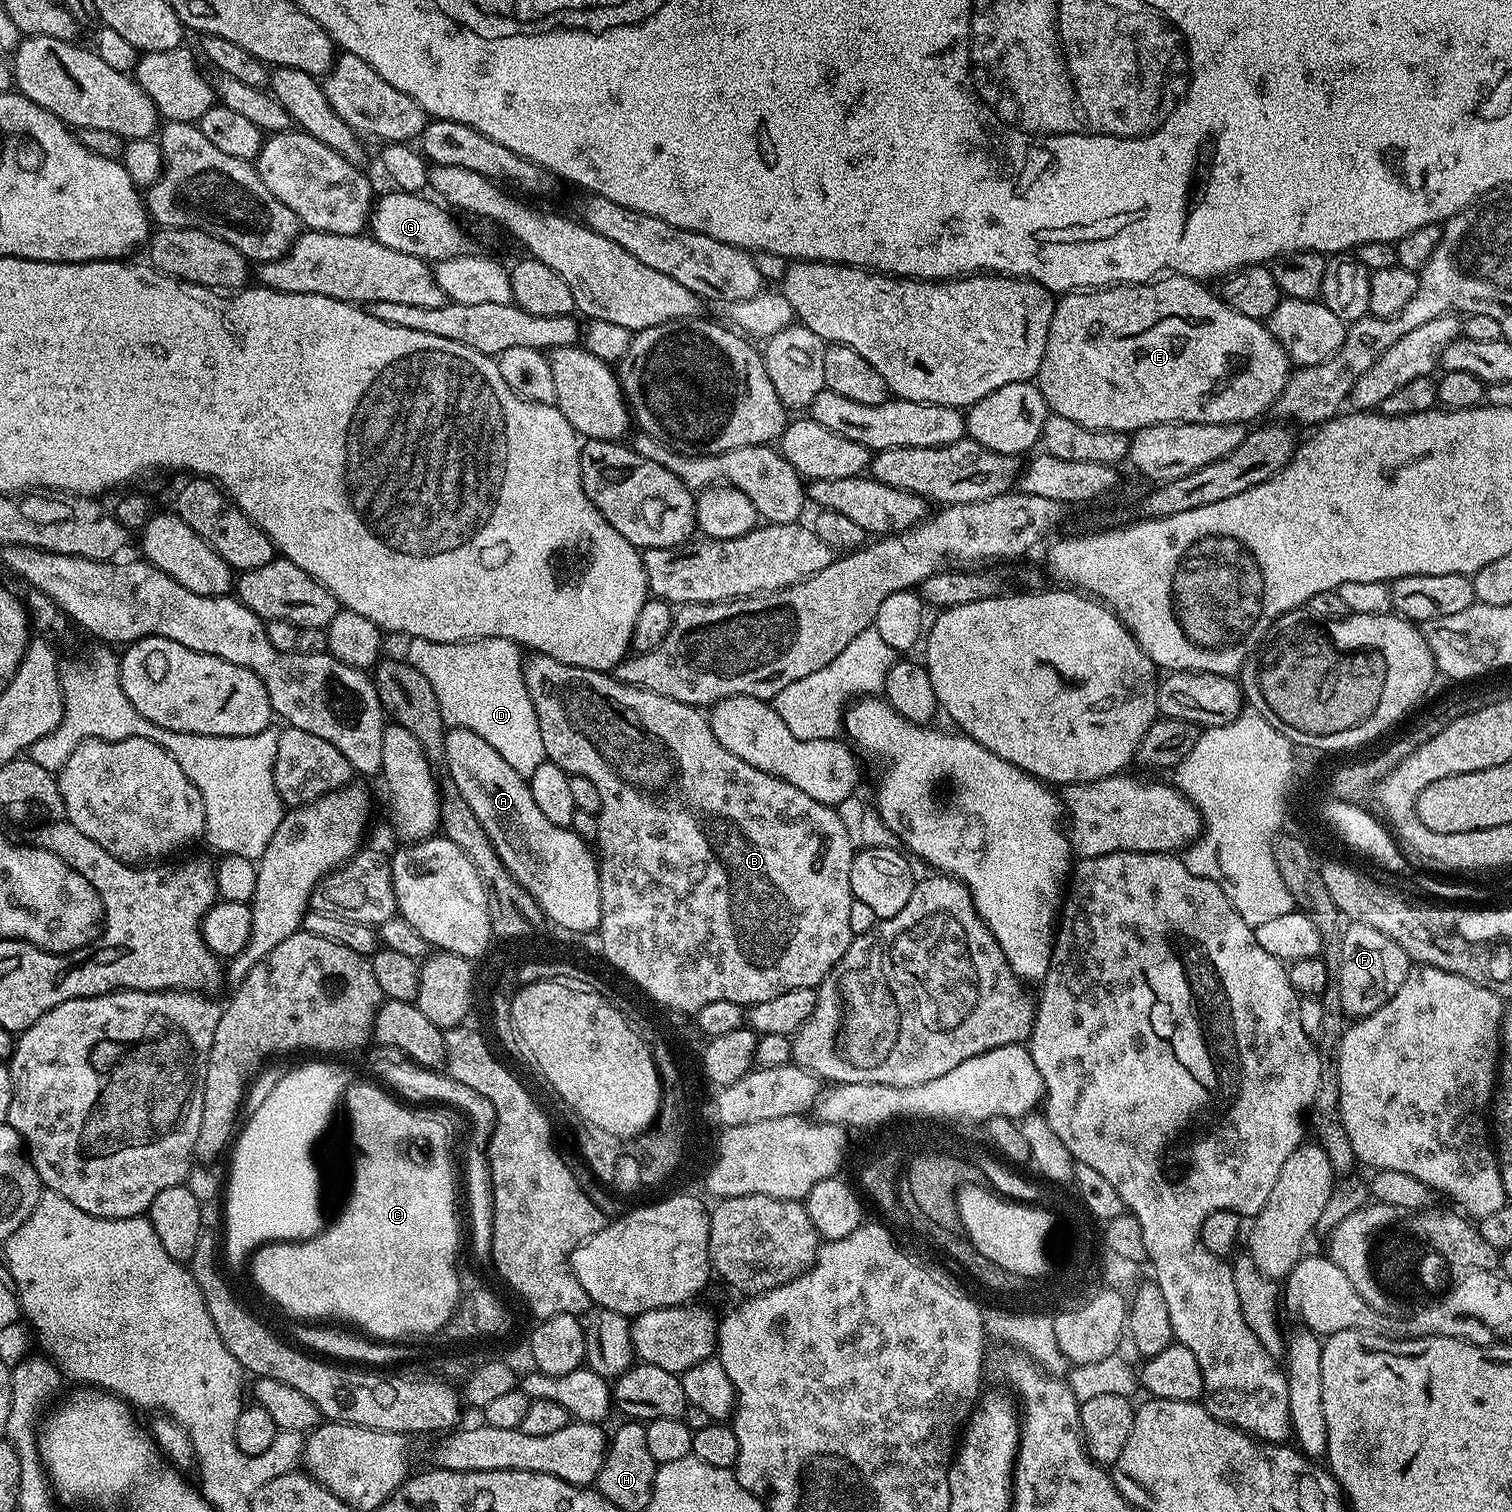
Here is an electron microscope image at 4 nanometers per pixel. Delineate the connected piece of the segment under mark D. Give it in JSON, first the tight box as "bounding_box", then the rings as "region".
{"bounding_box":[406,638,546,778],"region":[[[412,638],[407,643],[406,659],[428,679],[430,686],[434,686],[434,694],[448,728],[472,730],[478,734],[478,738],[490,742],[490,746],[494,746],[494,750],[506,758],[507,764],[514,766],[514,770],[518,770],[518,774],[525,778],[532,776],[534,770],[544,764],[546,757],[542,746],[542,730],[538,730],[538,714],[534,714],[534,702],[530,702],[530,694],[526,690],[524,660],[519,644],[506,638],[463,640],[453,644]]]}

